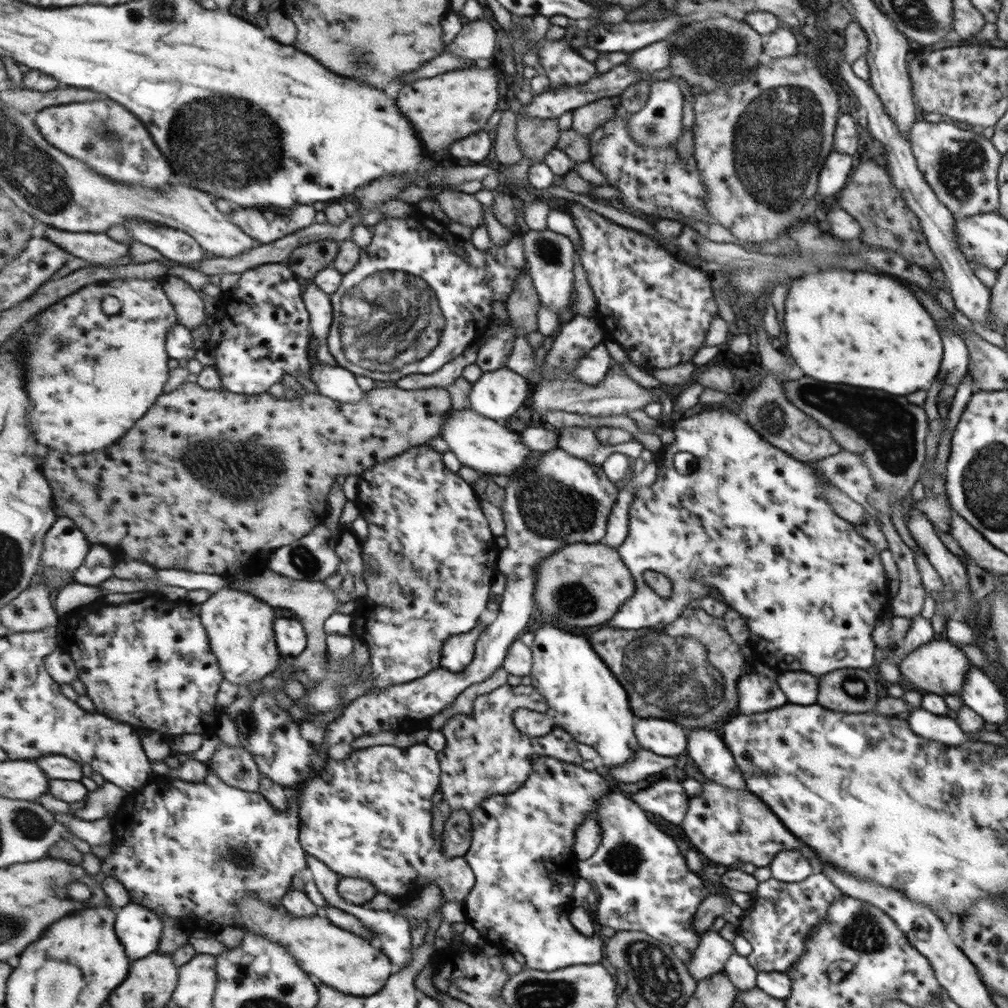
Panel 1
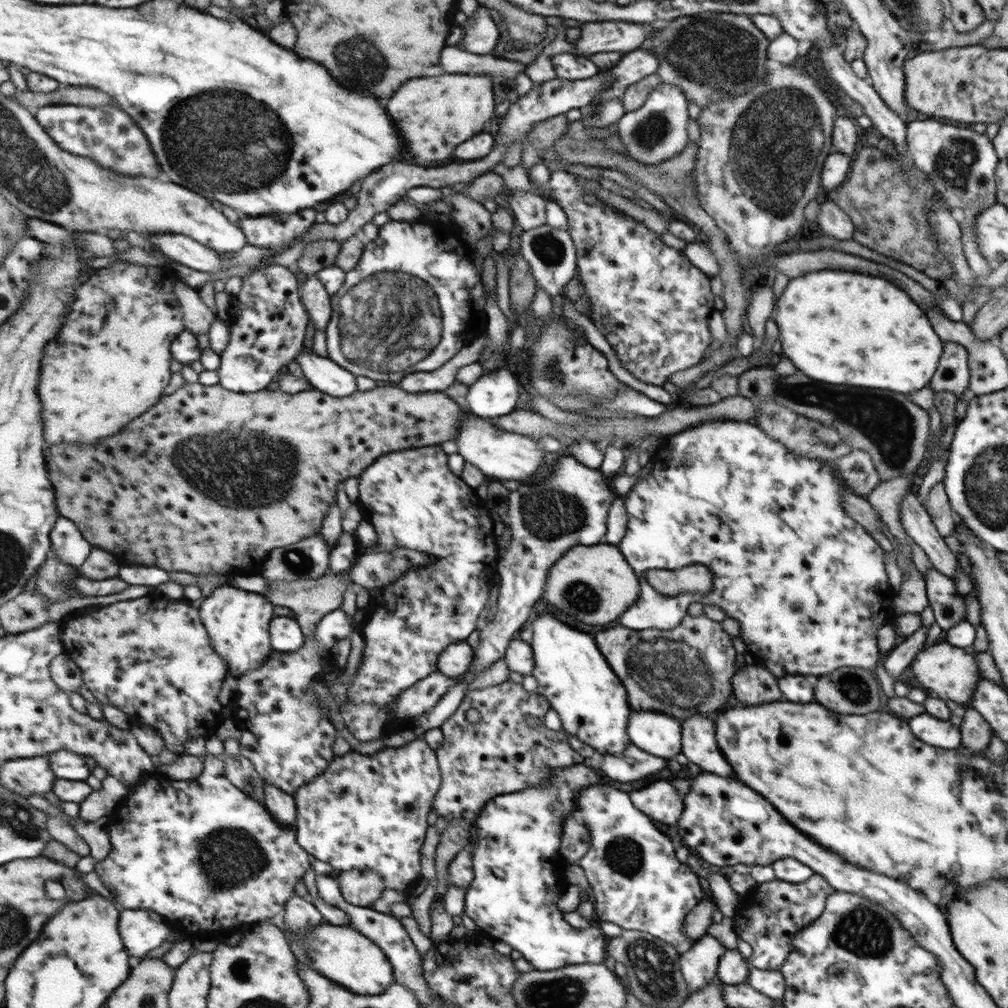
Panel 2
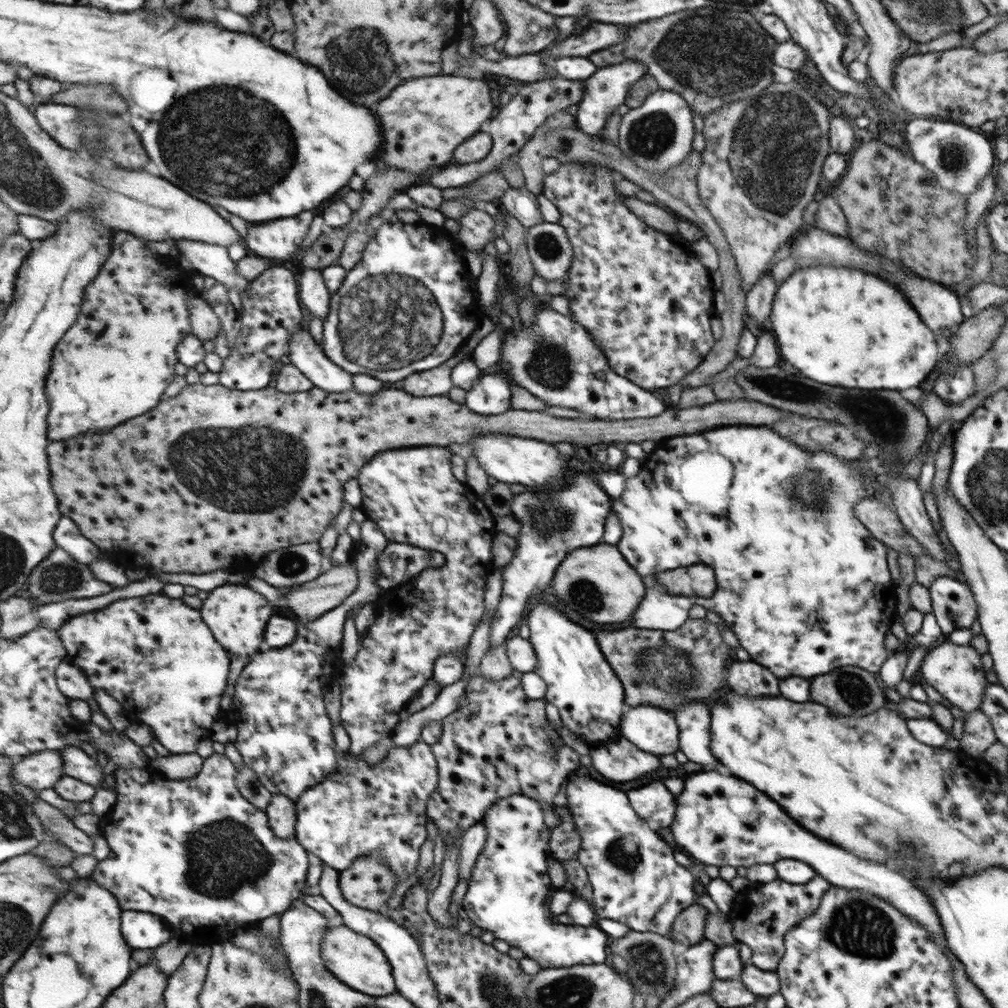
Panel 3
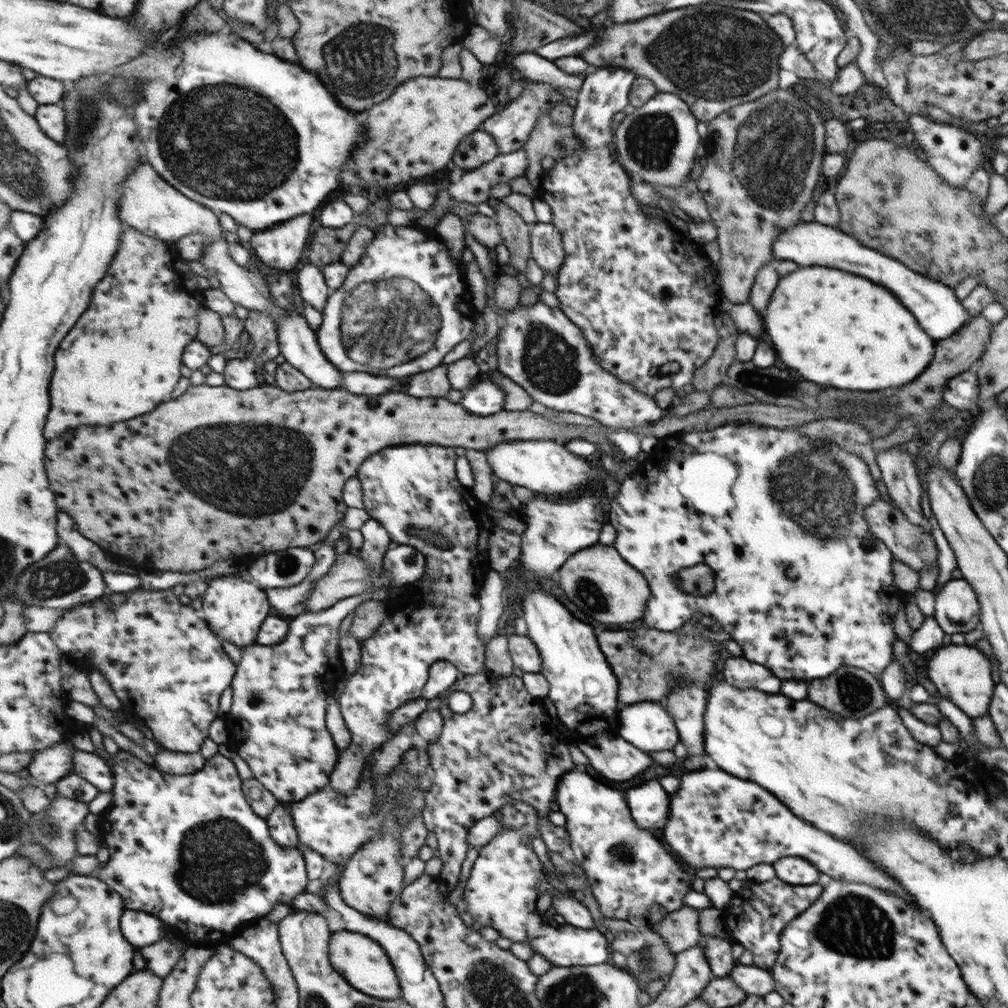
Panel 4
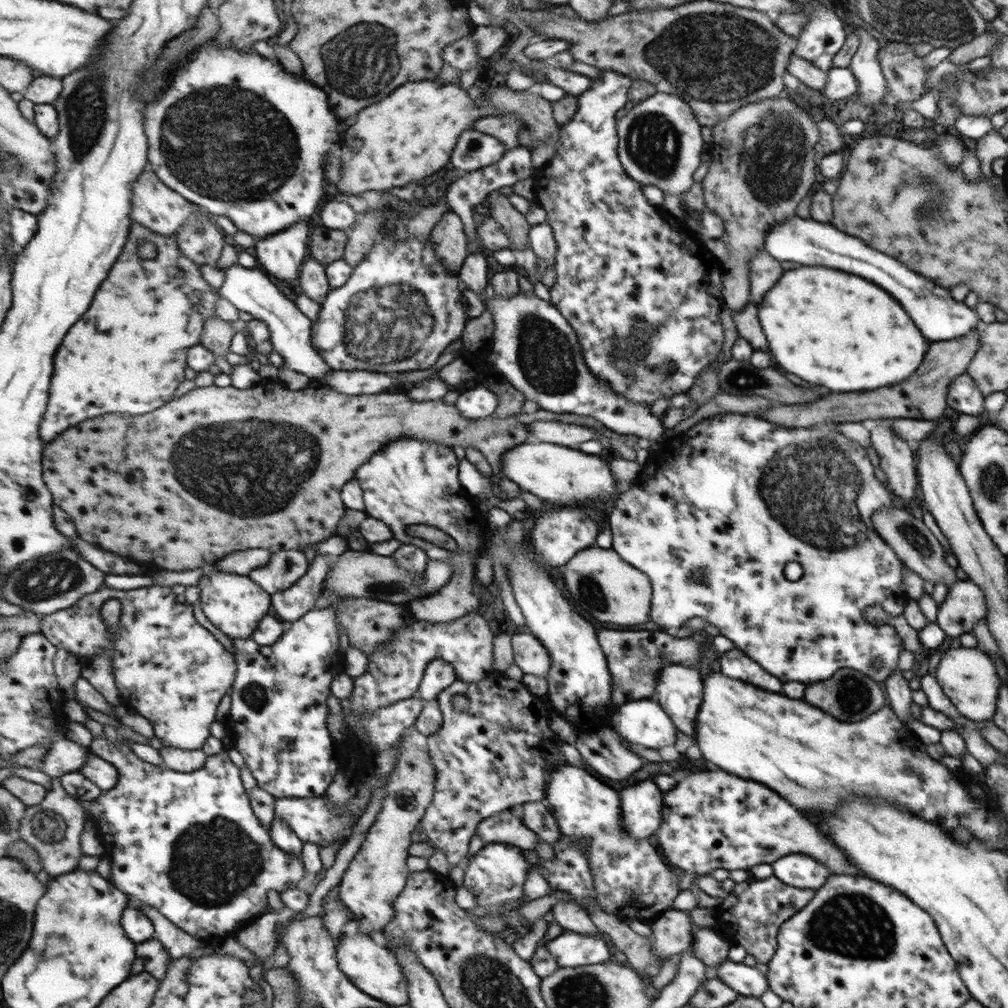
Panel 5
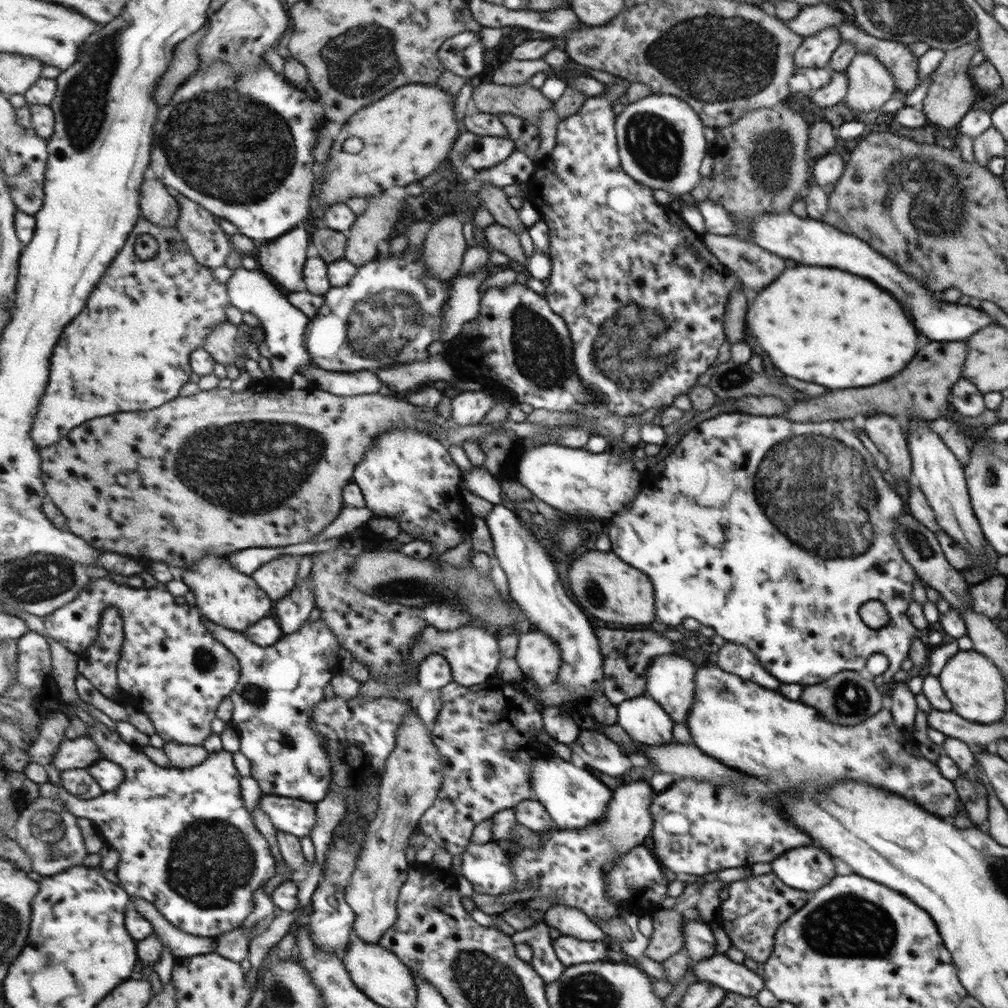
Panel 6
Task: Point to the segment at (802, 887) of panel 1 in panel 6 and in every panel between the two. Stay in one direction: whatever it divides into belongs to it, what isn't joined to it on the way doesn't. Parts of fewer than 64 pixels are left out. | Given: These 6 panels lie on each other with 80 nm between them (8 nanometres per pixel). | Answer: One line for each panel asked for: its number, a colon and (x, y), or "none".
2: (774, 912)
3: (766, 912)
4: (756, 915)
5: (754, 909)
6: (756, 906)

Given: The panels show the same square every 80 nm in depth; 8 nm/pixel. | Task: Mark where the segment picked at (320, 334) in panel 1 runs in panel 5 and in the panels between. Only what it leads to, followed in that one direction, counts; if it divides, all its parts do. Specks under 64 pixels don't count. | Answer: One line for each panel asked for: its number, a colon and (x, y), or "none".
2: (314, 294)
3: (314, 294)
4: (311, 281)
5: (314, 281)

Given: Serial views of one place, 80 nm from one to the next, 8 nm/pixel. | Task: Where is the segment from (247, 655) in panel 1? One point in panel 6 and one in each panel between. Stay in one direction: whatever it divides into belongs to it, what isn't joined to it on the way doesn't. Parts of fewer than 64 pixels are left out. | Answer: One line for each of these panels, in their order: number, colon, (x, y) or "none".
2: (239, 621)
3: (238, 615)
4: (236, 609)
5: (235, 604)
6: (228, 597)

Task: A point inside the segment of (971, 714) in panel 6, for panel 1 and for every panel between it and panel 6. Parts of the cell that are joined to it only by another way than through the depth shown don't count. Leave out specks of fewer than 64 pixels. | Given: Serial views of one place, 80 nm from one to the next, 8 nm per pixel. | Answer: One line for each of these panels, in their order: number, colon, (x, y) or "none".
1: (940, 670)
2: (948, 672)
3: (955, 672)
4: (965, 680)
5: (968, 680)

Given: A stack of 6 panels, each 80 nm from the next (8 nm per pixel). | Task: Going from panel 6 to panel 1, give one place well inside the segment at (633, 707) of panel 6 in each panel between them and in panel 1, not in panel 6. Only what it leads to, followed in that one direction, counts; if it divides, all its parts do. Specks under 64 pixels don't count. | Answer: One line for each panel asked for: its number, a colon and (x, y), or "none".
1: (660, 737)
2: (657, 734)
3: (652, 730)
4: (646, 725)
5: (644, 722)

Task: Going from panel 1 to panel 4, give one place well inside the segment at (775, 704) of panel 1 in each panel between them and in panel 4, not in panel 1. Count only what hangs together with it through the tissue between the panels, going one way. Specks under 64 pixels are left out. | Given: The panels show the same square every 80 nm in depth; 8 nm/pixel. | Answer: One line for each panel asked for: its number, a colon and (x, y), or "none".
2: (753, 684)
3: (746, 677)
4: (738, 671)

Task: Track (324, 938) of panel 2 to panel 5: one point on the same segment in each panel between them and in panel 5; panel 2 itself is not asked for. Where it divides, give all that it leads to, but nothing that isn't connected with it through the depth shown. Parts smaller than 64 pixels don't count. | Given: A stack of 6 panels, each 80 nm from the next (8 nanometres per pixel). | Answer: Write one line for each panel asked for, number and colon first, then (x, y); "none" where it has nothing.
3: (358, 961)
4: (363, 962)
5: (373, 967)

